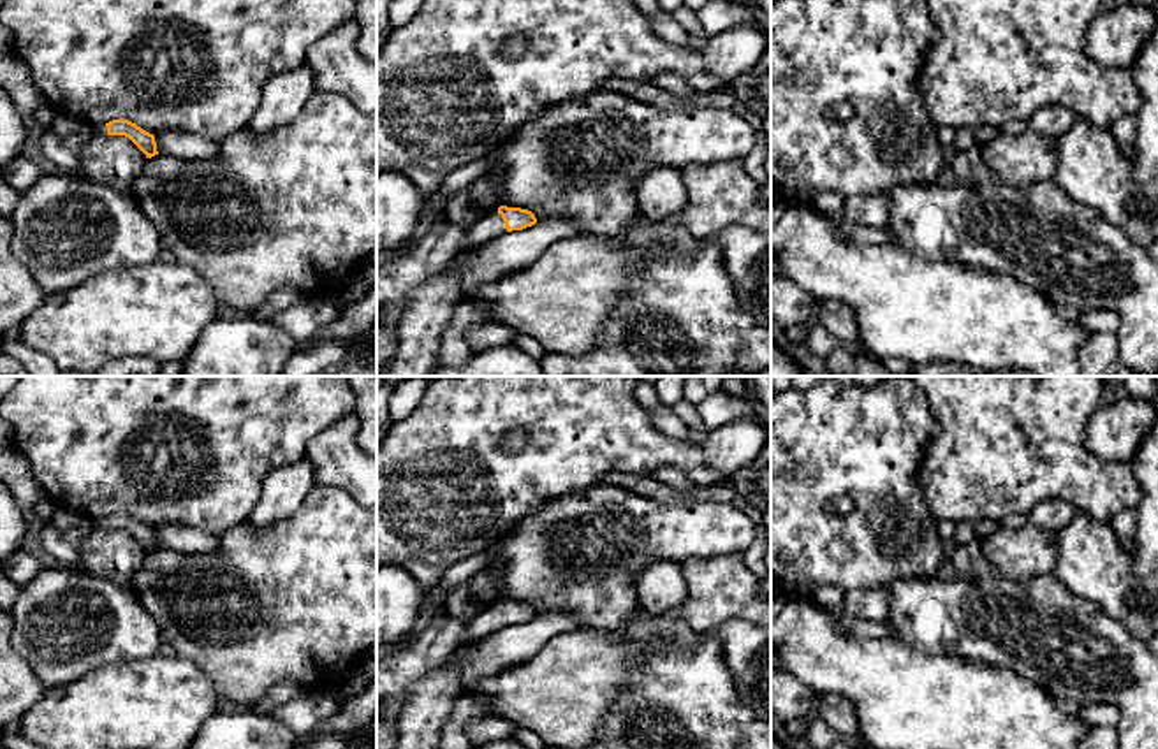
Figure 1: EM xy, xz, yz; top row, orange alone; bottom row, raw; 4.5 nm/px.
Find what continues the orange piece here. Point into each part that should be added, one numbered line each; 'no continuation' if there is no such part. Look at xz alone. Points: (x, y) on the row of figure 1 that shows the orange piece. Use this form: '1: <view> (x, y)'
1: xz (486, 227)

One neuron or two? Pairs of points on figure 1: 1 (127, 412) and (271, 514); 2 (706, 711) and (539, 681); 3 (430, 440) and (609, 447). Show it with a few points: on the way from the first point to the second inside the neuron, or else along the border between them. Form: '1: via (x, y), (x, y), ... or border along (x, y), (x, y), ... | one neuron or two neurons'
1: border along (280, 468), (264, 479), (259, 500), (245, 523) | two neurons
2: border along (643, 660), (597, 730) | two neurons
3: via (474, 445), (490, 461), (555, 461), (565, 450) | one neuron

